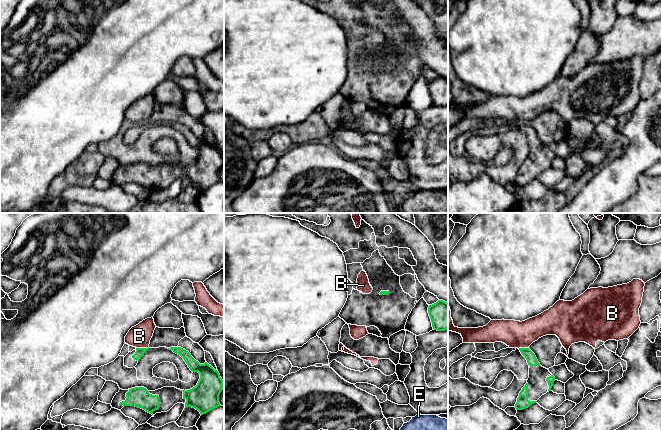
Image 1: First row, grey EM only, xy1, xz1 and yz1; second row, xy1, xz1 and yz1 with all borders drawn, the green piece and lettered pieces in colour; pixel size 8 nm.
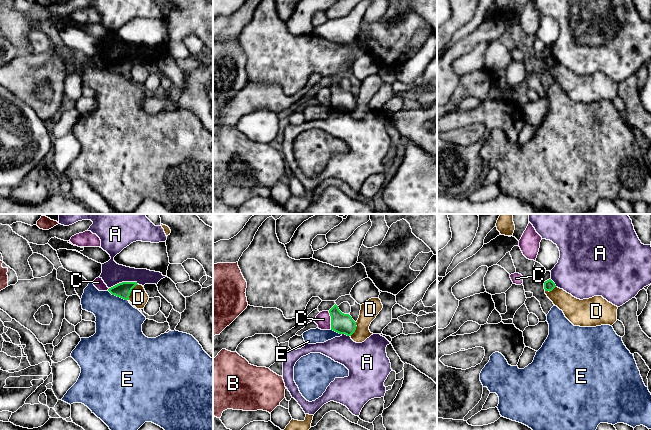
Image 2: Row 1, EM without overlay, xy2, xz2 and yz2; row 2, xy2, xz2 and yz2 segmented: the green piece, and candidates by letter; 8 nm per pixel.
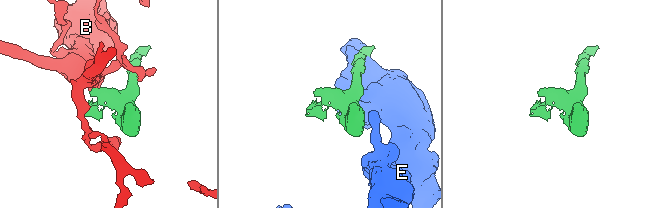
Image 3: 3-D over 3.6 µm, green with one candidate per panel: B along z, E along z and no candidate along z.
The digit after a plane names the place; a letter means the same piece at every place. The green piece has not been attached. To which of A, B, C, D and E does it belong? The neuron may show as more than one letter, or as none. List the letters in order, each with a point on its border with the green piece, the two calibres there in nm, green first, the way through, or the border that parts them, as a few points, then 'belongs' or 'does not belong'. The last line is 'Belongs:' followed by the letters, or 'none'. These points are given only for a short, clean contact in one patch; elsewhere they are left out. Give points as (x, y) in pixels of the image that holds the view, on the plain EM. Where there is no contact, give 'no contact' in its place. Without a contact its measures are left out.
A: contact xy2 (123, 58); calibres 120 and 180 nm; border xy2 (137, 58), (119, 58), (109, 64); does not belong
B: contact xy1 (142, 124); calibres 70 and 190 nm; border xy1 (148, 122), (136, 124); does not belong
C: contact xz2 (331, 96); calibres 160 and 120 nm; border xz2 (328, 87), (331, 105); does not belong
D: contact xy2 (130, 68); calibres 120 and 150 nm; border xy2 (138, 60), (132, 65), (128, 76); does not belong
E: contact xy2 (117, 72); calibres 120 and 360 nm; border xy2 (107, 66), (127, 76); does not belong
Belongs: none

